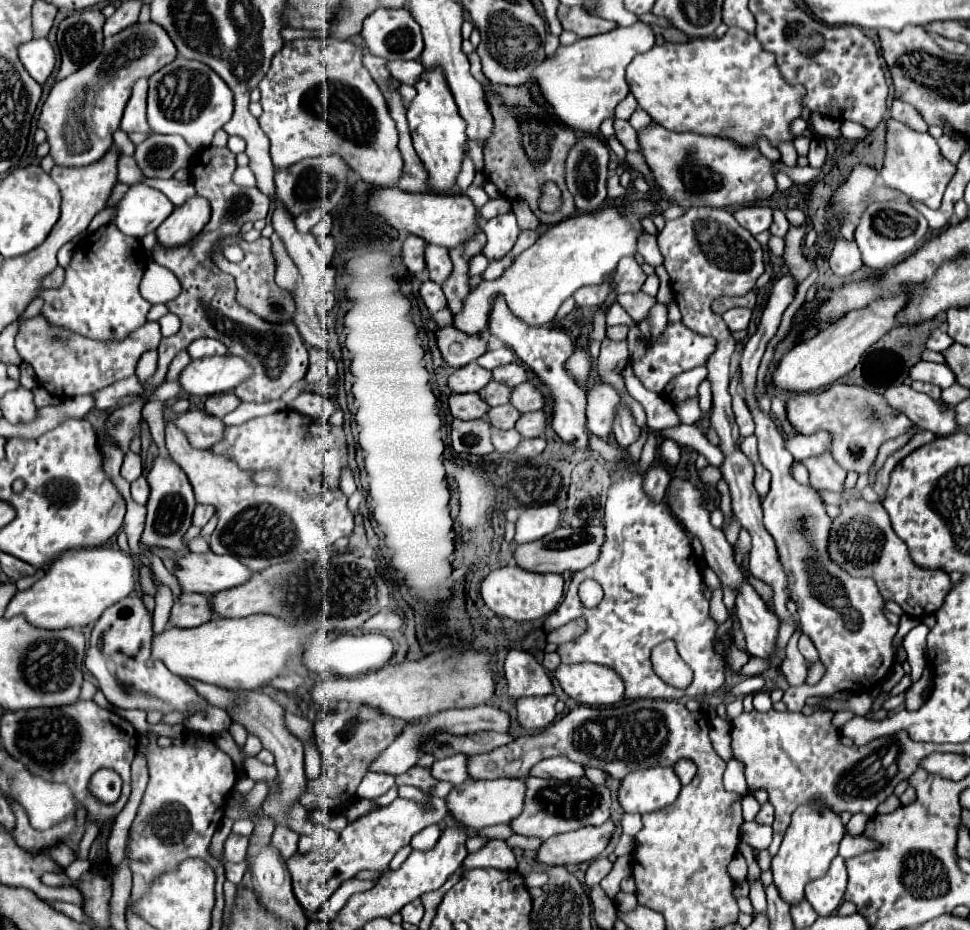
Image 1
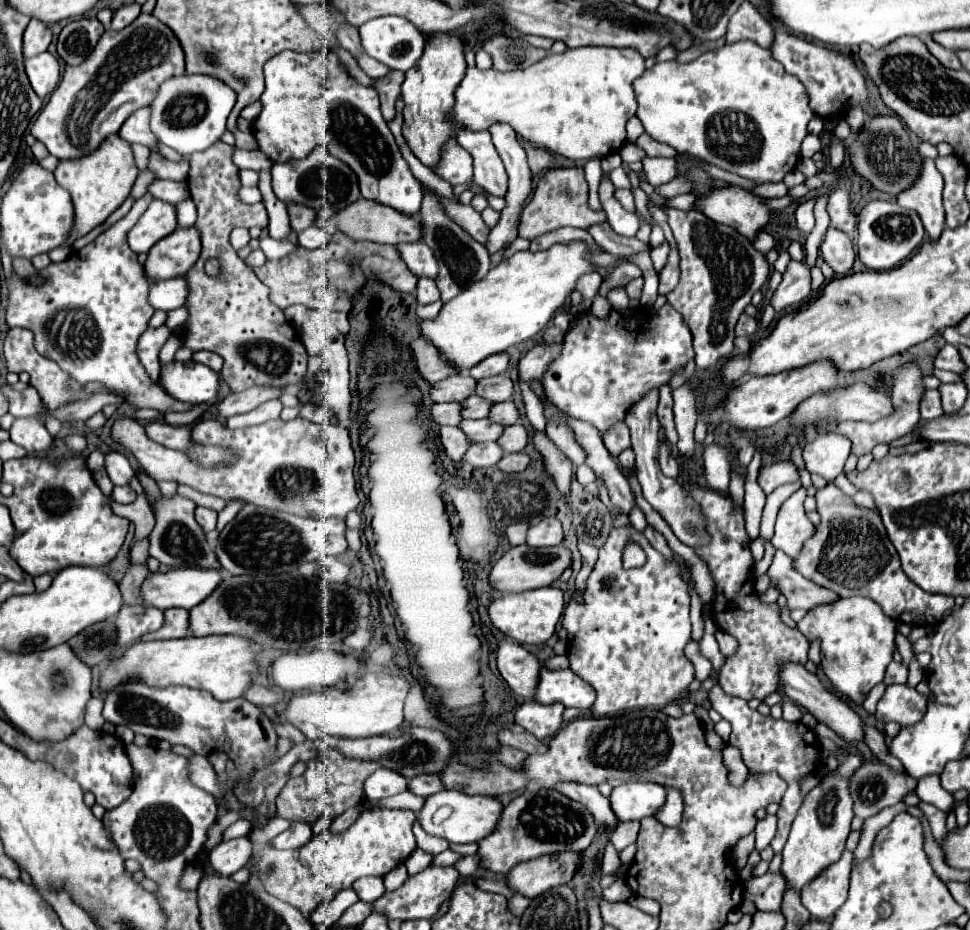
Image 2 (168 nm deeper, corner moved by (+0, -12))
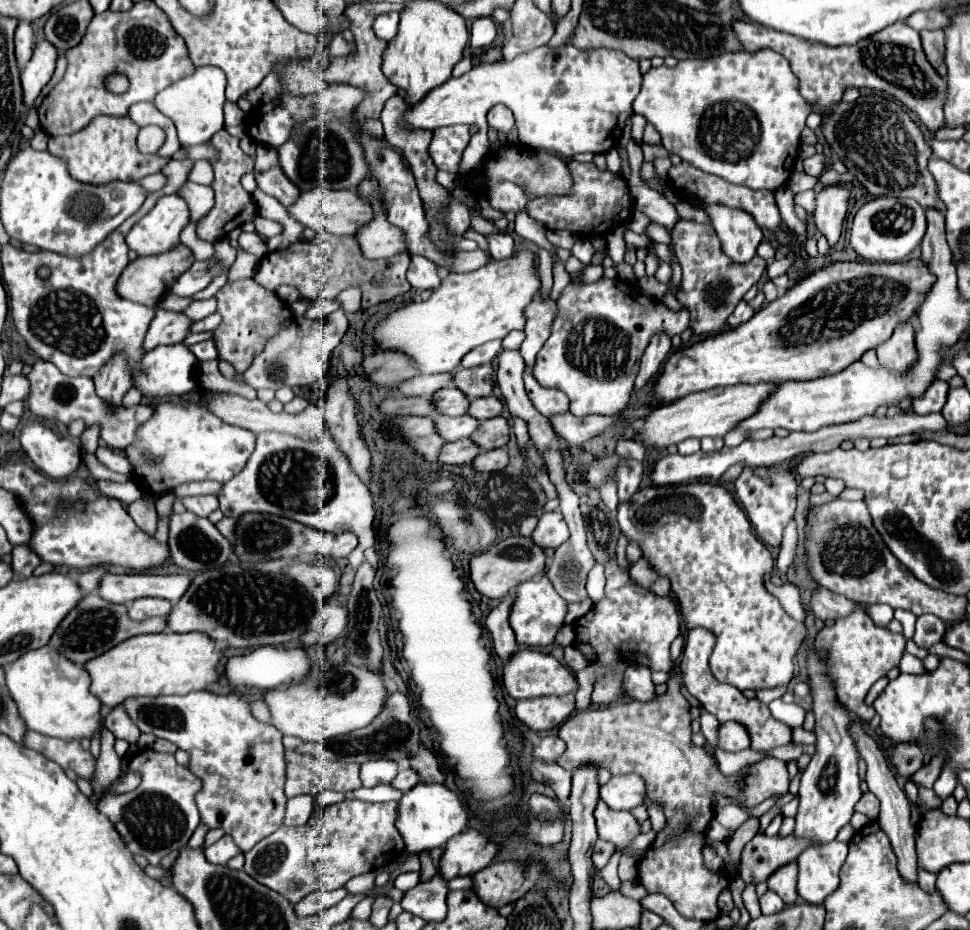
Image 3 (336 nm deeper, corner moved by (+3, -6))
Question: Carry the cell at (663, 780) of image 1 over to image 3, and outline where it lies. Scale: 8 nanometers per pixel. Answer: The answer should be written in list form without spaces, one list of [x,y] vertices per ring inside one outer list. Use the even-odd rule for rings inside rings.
[[[636,774],[612,776],[600,786],[600,798],[614,810],[632,810],[646,800],[646,786]]]

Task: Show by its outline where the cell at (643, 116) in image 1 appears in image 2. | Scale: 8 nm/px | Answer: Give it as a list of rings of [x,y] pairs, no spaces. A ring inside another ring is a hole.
[[[641,134],[641,136],[635,140],[635,144],[637,144],[647,156],[667,156],[667,158],[673,158],[673,154],[675,154],[675,150],[673,150],[671,146],[653,140],[649,134]]]

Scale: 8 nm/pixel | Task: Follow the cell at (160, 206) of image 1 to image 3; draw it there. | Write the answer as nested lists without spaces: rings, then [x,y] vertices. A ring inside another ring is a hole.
[[[172,194],[162,196],[156,206],[130,230],[126,242],[138,256],[158,256],[180,244],[180,232],[190,222],[186,202]]]

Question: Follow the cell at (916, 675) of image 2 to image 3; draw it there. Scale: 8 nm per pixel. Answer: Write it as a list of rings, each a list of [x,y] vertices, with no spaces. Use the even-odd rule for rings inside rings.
[[[924,614],[922,618],[916,620],[916,632],[914,632],[914,642],[920,646],[920,648],[928,648],[928,646],[934,646],[942,640],[946,632],[946,624],[936,618],[934,614]]]

